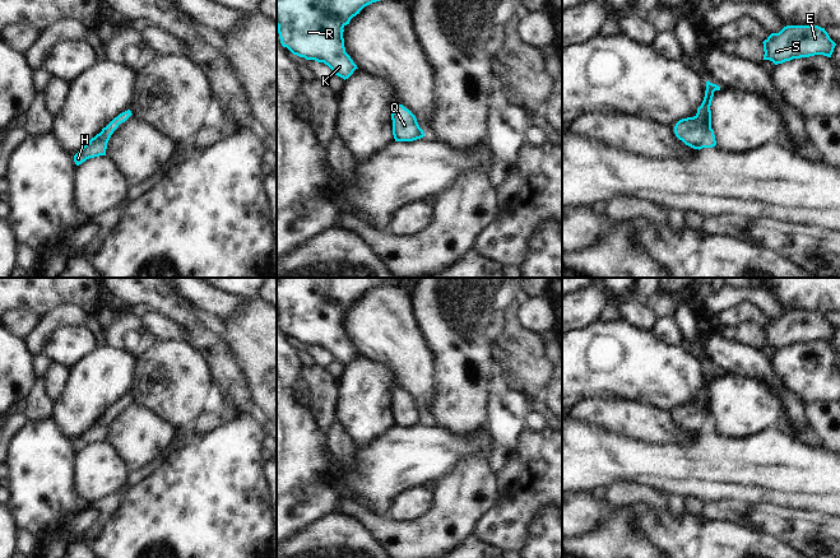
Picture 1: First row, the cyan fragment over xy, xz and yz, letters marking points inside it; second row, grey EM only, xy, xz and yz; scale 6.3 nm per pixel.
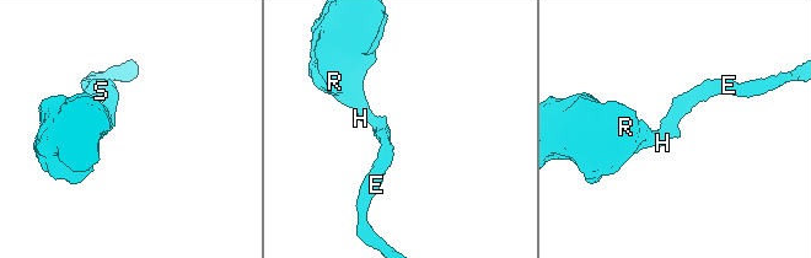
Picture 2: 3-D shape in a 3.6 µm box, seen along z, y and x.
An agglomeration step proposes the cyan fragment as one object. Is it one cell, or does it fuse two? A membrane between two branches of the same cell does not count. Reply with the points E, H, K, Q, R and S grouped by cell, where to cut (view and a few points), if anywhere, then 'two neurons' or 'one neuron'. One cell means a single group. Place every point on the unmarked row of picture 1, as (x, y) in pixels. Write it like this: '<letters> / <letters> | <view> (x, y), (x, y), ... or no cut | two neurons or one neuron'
E H K Q R S | no cut | one neuron

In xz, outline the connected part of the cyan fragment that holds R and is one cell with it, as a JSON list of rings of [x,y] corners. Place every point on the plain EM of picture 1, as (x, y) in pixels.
[[[277,278],[277,312],[283,333],[293,340],[328,350],[334,361],[348,364],[357,353],[345,338],[343,317],[359,297],[390,278]]]

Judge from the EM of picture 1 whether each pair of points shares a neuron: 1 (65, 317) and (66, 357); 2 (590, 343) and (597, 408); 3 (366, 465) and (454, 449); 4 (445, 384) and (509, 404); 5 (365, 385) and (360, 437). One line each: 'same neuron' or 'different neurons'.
1: different neurons
2: different neurons
3: same neuron
4: different neurons
5: same neuron

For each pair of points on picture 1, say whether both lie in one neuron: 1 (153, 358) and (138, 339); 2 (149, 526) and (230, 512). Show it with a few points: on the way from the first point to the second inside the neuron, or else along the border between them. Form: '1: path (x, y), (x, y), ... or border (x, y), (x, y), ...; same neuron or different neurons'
1: border (153, 343), (137, 356); different neurons
2: path (170, 526), (198, 526), (209, 515); same neuron

